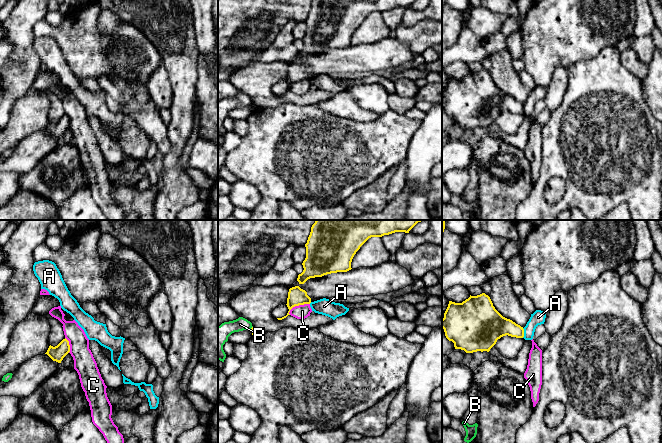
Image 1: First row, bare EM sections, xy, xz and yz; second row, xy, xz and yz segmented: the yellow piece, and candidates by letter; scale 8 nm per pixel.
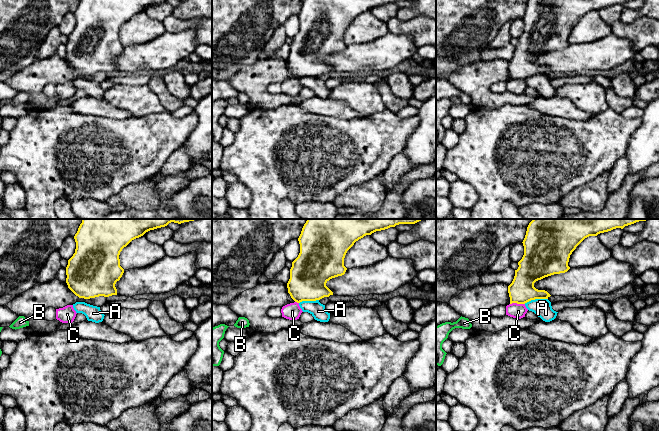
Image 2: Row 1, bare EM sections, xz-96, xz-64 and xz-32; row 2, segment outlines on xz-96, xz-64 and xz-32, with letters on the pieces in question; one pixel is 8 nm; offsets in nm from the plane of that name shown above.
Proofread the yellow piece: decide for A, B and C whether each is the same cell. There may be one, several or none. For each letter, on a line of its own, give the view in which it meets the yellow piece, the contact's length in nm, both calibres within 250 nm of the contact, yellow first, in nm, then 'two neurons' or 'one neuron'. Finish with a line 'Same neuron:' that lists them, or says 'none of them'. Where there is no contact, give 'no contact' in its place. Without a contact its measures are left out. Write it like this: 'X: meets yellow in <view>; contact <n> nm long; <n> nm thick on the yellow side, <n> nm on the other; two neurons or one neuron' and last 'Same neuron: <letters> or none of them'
A: meets yellow in yz; contact 80 nm long; 220 nm thick on the yellow side, 110 nm on the other; two neurons
B: meets yellow in xz; contact 50 nm long; 50 nm thick on the yellow side, 130 nm on the other; two neurons
C: meets yellow in xz; contact 190 nm long; 140 nm thick on the yellow side, 110 nm on the other; two neurons
Same neuron: none of them

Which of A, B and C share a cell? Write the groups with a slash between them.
A / B / C

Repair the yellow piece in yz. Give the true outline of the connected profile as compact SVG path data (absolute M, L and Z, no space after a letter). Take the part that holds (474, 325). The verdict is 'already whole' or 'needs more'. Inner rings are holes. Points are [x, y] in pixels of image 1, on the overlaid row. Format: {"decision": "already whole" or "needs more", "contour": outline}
{"decision": "already whole", "contour": "M488 295L471 296L462 303L449 301L442 328L455 349L466 353L487 351L503 336L524 337L524 329L503 317Z"}

